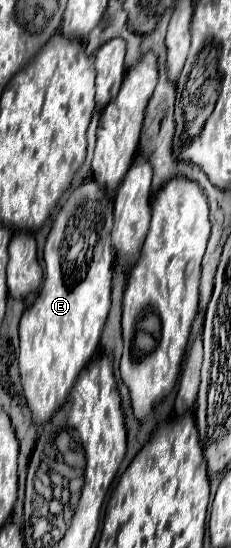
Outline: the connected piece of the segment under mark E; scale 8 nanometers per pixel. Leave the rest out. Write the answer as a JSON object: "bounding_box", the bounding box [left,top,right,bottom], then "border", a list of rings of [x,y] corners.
{"bounding_box":[20,181,114,425],"border":[[[94,181],[82,183],[64,207],[60,209],[50,235],[44,245],[44,283],[38,299],[30,309],[24,311],[20,321],[20,381],[24,389],[24,399],[34,423],[44,425],[52,419],[54,411],[66,401],[76,377],[88,365],[94,355],[102,327],[106,323],[110,311],[110,287],[112,287],[112,265],[114,265],[114,249],[110,245],[112,231],[112,201],[108,193]]]}

